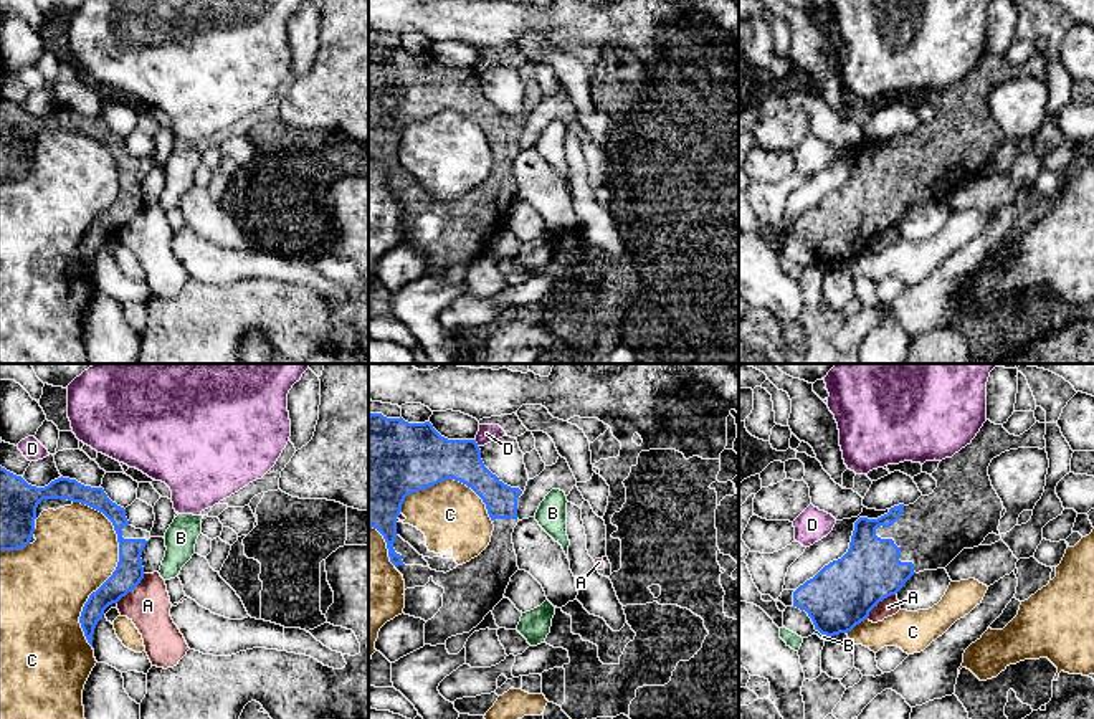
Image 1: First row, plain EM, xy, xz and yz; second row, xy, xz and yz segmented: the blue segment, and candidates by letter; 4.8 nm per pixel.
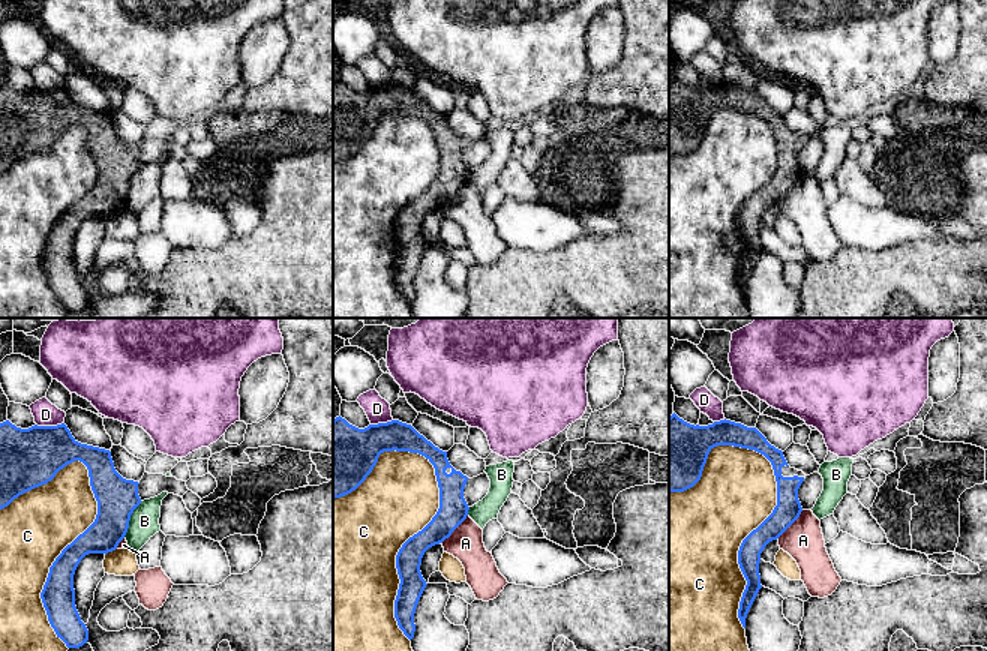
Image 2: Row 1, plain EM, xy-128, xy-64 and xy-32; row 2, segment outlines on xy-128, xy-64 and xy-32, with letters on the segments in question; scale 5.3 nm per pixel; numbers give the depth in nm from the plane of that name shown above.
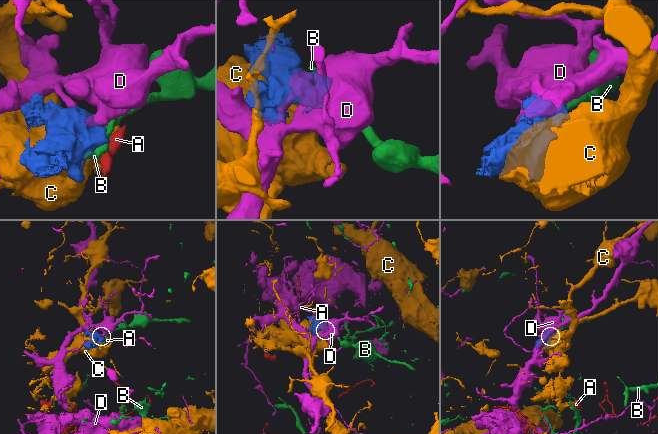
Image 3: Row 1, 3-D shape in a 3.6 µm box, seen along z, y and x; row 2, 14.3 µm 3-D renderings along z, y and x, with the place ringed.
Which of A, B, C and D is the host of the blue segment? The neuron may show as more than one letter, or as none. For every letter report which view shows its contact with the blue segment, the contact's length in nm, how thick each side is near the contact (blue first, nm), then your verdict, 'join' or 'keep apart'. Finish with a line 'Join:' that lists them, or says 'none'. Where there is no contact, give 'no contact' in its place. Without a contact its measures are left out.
A: yz | 190 nm | 320/90 nm | keep apart
B: yz | 80 nm | 320/30 nm | keep apart
C: xy | 700 nm | 140/400 nm | keep apart
D: xz | 50 nm | 260/90 nm | keep apart
Join: none

